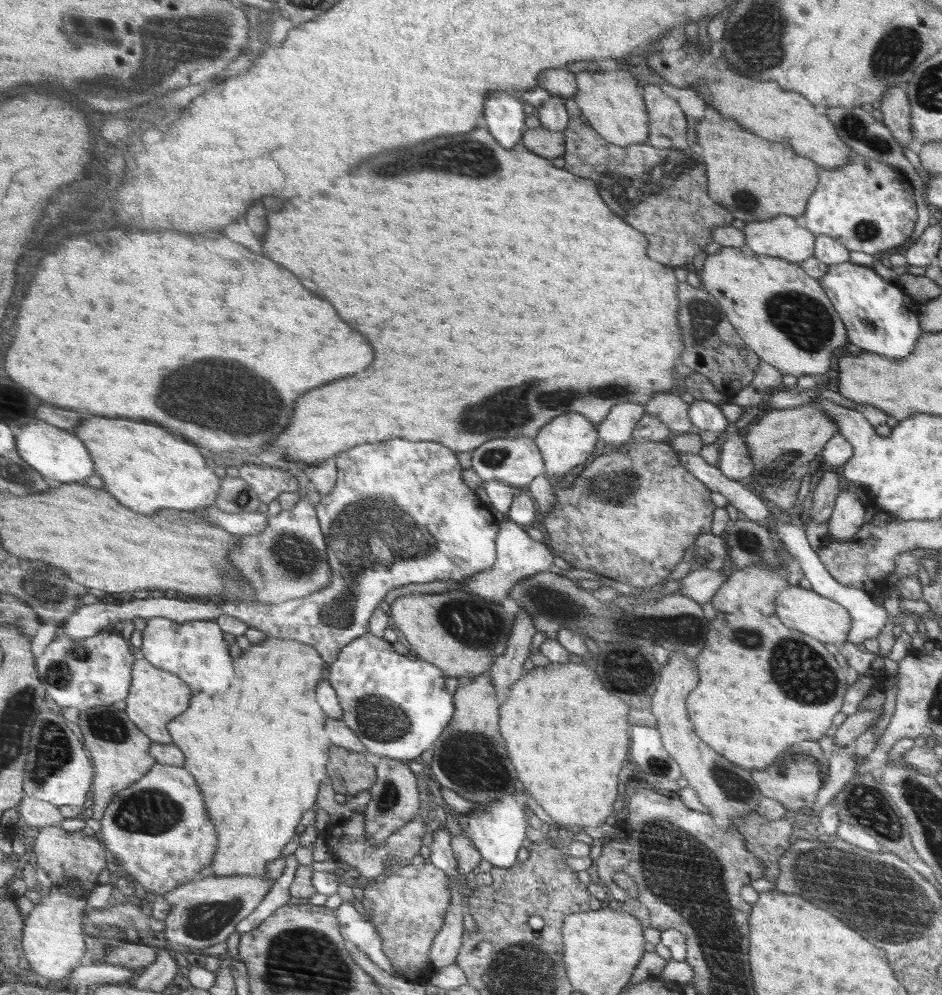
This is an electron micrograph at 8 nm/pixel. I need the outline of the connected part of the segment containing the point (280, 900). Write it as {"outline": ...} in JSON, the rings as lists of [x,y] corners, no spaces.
{"outline":[[[294,853],[286,856],[285,861],[286,866],[283,870],[284,874],[276,879],[276,883],[271,887],[266,896],[262,898],[262,901],[255,911],[250,912],[247,918],[238,922],[235,930],[236,934],[244,934],[254,930],[254,928],[258,927],[266,918],[272,916],[278,908],[287,905],[291,898],[289,889],[292,882],[294,882],[296,868],[299,864]]]}

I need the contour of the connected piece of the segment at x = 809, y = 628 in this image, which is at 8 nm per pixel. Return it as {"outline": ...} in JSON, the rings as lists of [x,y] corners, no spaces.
{"outline":[[[799,585],[784,588],[778,594],[774,606],[775,615],[789,627],[798,629],[804,634],[812,635],[815,639],[820,639],[820,642],[833,645],[845,643],[848,633],[851,632],[851,626],[854,624],[851,614],[840,603]]]}

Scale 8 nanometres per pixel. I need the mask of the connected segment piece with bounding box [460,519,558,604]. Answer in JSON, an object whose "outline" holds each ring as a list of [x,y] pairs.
{"outline":[[[508,519],[500,523],[498,560],[495,562],[495,565],[484,573],[474,574],[474,576],[466,578],[465,582],[462,581],[462,584],[460,584],[460,589],[476,593],[476,595],[484,599],[501,604],[502,600],[508,597],[510,589],[514,587],[516,582],[524,579],[524,577],[546,571],[552,563],[556,562],[558,560],[546,544],[546,541],[538,542],[538,540],[532,540],[524,532],[523,526]]]}

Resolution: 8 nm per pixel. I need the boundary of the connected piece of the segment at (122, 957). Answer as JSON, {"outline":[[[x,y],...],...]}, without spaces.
{"outline":[[[123,942],[115,946],[112,952],[96,962],[114,963],[138,970],[142,966],[153,965],[159,959],[159,950],[146,944]]]}

